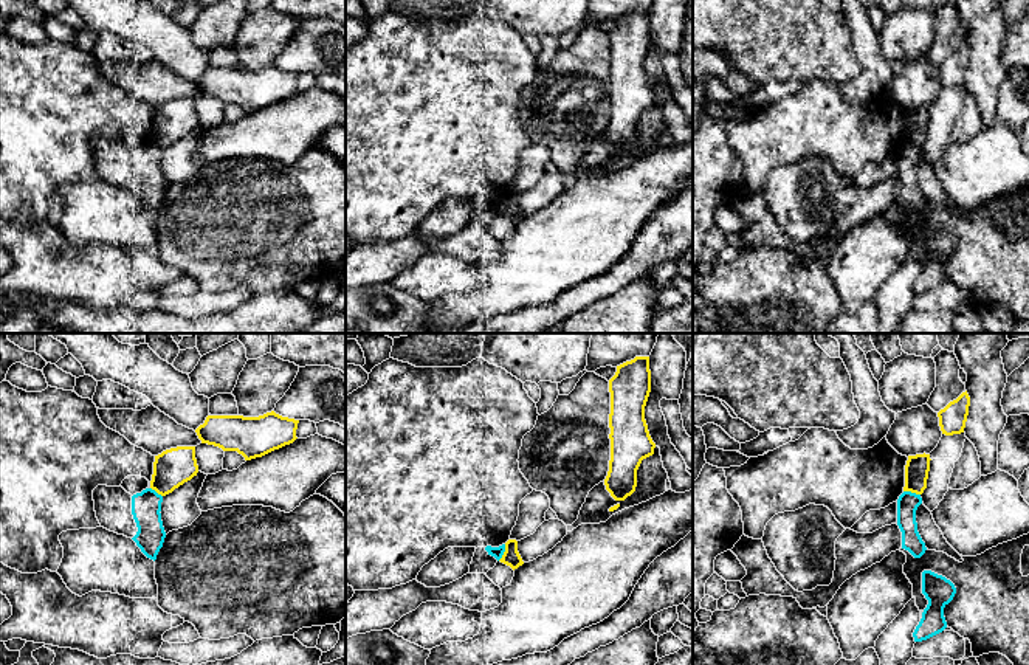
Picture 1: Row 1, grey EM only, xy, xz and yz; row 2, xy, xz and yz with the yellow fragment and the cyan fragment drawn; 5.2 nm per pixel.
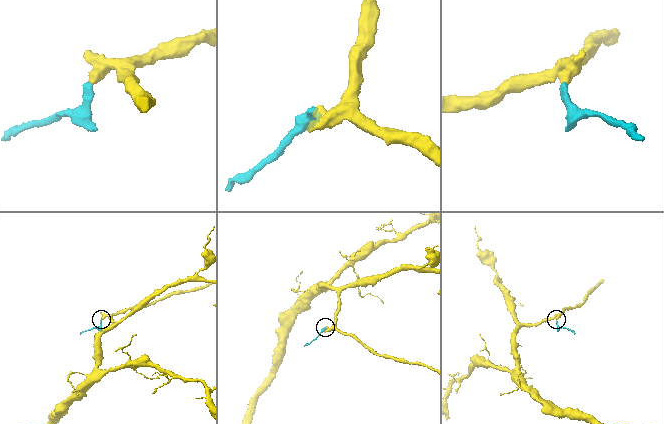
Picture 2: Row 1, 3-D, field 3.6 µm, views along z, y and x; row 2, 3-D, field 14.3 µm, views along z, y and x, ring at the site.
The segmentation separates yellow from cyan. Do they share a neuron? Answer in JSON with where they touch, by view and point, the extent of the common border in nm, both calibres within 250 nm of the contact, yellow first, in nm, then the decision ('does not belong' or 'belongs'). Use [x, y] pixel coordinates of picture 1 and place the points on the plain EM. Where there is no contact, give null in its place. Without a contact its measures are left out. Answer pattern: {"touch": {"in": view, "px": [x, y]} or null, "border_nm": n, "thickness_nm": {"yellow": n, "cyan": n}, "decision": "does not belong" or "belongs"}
{"touch": {"in": "xz", "px": [504, 205]}, "border_nm": 100, "thickness_nm": {"yellow": 90, "cyan": 60}, "decision": "does not belong"}

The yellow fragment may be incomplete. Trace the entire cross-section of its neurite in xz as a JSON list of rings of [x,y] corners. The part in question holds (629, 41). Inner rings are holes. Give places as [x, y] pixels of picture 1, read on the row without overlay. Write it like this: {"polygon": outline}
{"polygon": [[[635,9],[617,19],[609,45],[611,113],[604,138],[615,153],[625,153],[635,144],[642,113],[656,101],[645,73],[651,45],[649,9]]]}

